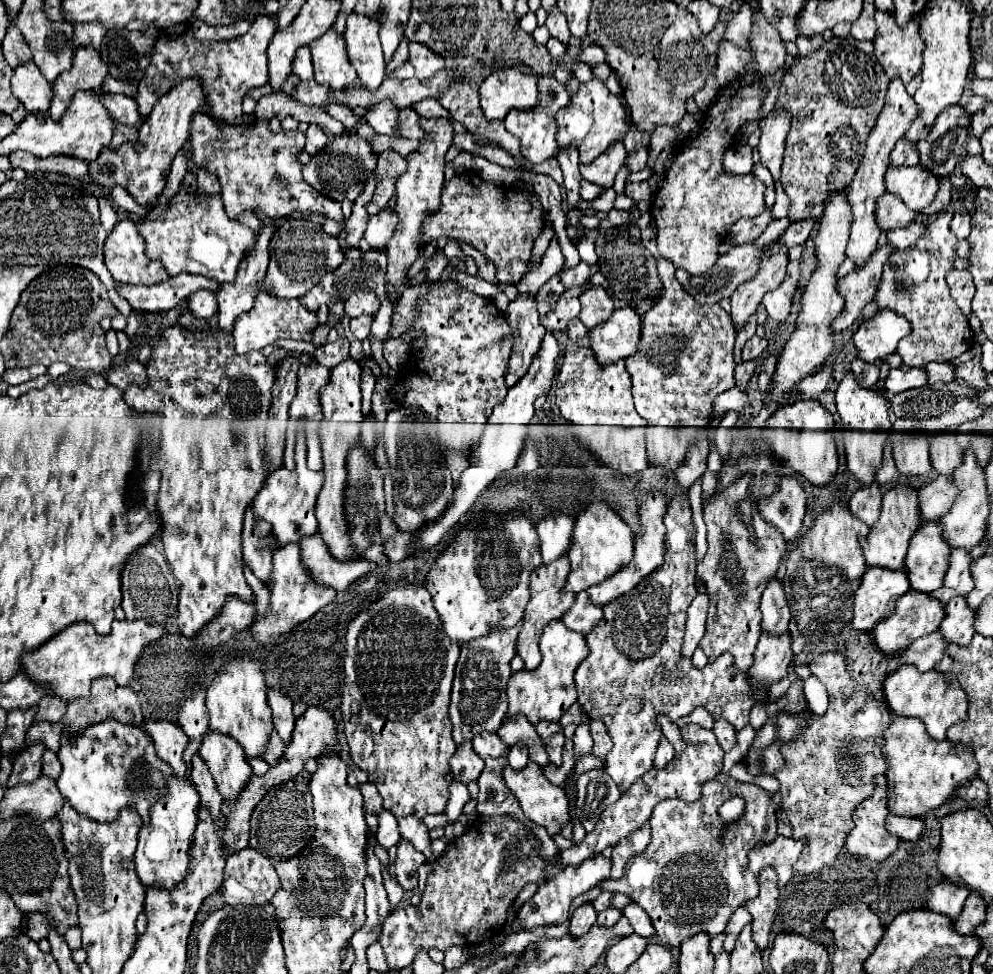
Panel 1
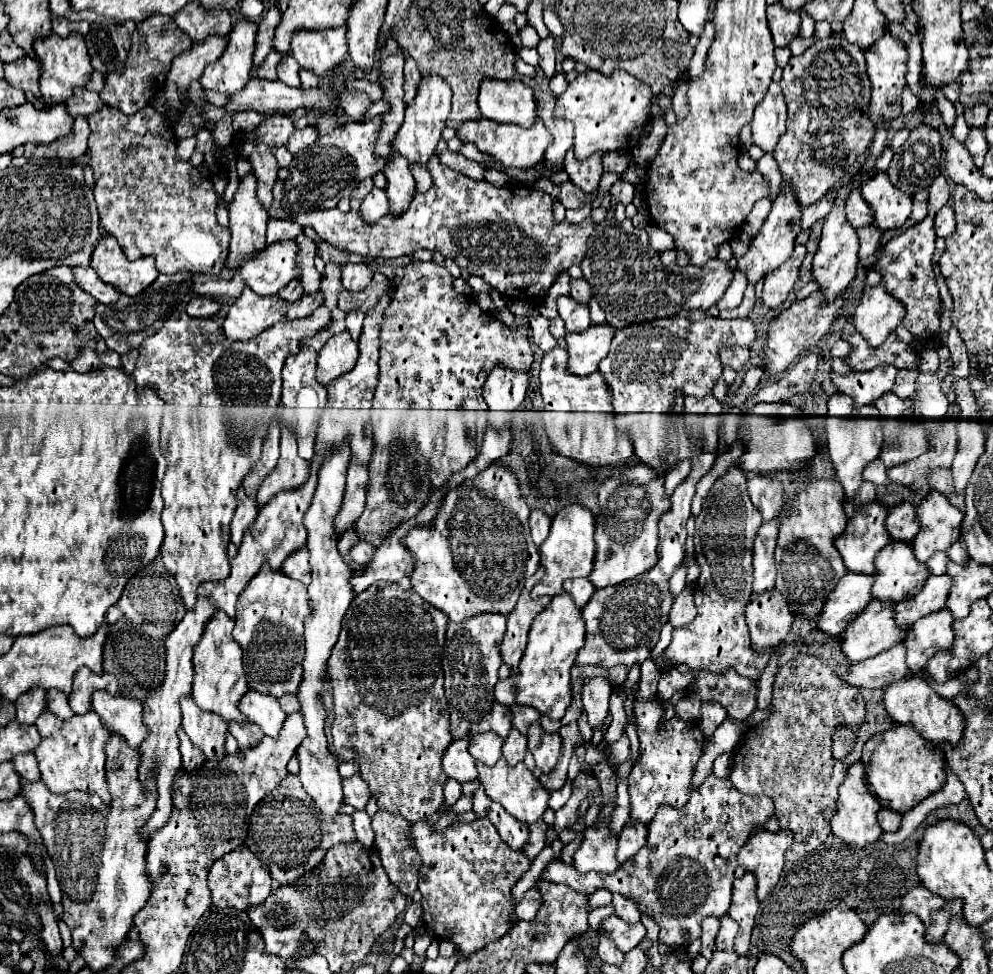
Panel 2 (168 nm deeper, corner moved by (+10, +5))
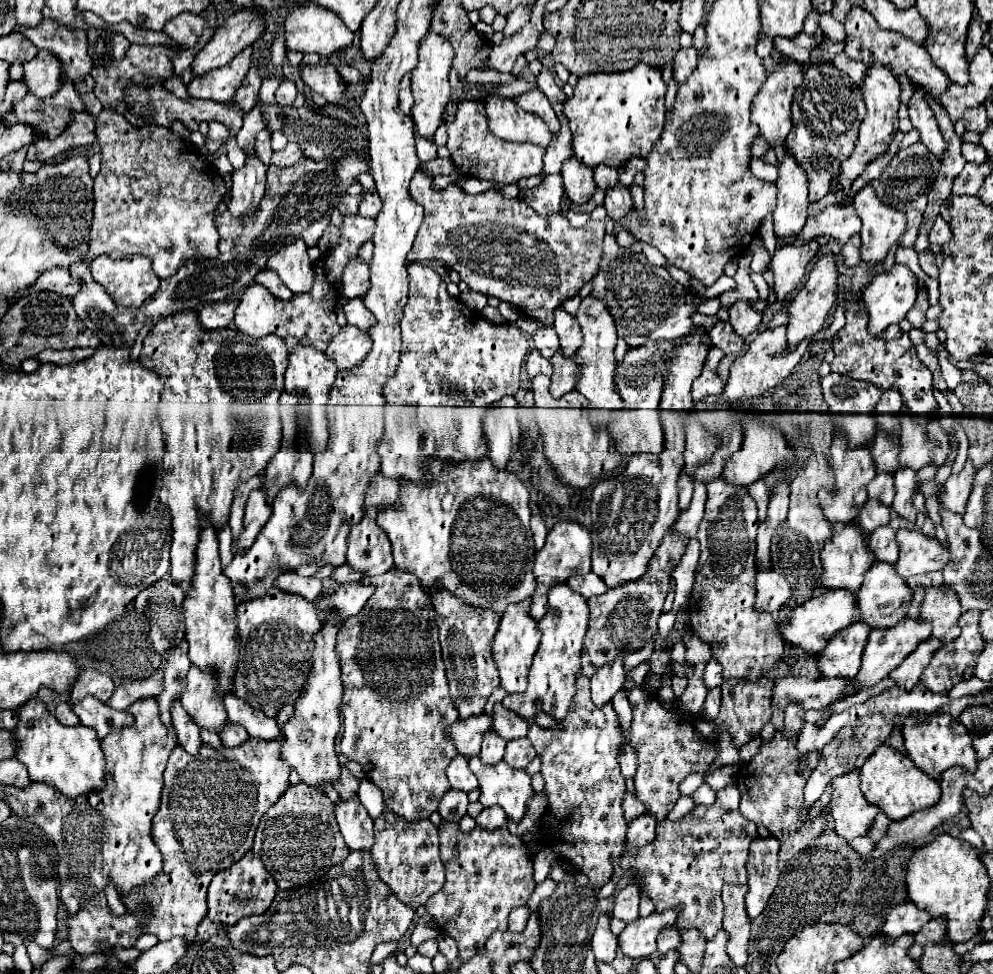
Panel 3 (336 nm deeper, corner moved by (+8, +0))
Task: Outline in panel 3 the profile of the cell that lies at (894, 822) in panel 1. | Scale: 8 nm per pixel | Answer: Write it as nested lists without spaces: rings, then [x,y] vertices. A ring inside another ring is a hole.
[[[879,811],[879,815],[873,819],[873,823],[871,823],[871,831],[869,831],[869,839],[871,841],[879,841],[881,837],[885,837],[887,835],[887,827],[889,827],[889,819],[887,819],[887,815],[883,815],[883,811]]]

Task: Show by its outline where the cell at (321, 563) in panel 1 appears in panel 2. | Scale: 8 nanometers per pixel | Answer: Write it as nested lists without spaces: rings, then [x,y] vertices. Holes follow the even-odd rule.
[[[305,546],[301,550],[295,550],[281,566],[281,570],[289,576],[289,578],[295,578],[299,580],[301,584],[309,584],[311,580],[311,574],[309,574],[309,562],[307,562],[307,550]]]

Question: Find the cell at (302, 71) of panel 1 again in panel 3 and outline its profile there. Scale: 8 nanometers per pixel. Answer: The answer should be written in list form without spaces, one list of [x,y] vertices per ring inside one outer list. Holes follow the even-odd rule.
[[[285,79],[285,81],[279,85],[277,93],[275,93],[277,105],[291,105],[291,103],[295,101],[295,97],[297,97],[297,87],[295,87],[295,83],[291,83],[291,81]]]

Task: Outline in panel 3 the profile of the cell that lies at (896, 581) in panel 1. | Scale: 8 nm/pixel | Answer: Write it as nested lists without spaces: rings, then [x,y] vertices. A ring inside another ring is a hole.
[[[825,591],[819,597],[811,597],[805,603],[801,603],[799,607],[793,609],[793,613],[787,617],[787,621],[779,627],[779,637],[801,649],[803,653],[811,653],[817,655],[819,651],[823,651],[823,647],[827,645],[827,639],[831,635],[835,635],[835,631],[841,631],[843,627],[849,627],[851,623],[855,623],[857,619],[857,605],[855,605],[855,595],[849,591]]]

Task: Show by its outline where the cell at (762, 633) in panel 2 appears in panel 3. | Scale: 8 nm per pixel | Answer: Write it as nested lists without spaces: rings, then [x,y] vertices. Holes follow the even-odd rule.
[[[757,571],[757,611],[777,615],[791,597],[791,585],[775,571]]]

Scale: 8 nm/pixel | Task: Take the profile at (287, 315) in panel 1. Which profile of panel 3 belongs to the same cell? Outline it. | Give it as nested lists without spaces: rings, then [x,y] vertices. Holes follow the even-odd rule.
[[[343,215],[339,243],[331,251],[325,251],[313,265],[313,271],[315,271],[313,289],[307,293],[295,293],[289,301],[279,301],[263,285],[257,285],[257,283],[249,285],[235,311],[237,329],[251,337],[265,337],[273,333],[285,339],[291,335],[301,345],[313,345],[319,351],[325,351],[331,337],[335,337],[335,333],[341,331],[341,327],[335,321],[335,307],[339,299],[343,267],[359,251],[361,243],[372,239],[374,231],[375,221],[373,219],[365,219],[361,215]]]

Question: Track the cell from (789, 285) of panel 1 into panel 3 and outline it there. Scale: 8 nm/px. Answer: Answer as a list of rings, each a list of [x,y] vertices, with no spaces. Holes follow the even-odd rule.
[[[811,241],[807,245],[787,245],[775,251],[769,269],[775,275],[777,299],[785,299],[793,289],[799,287],[809,261],[817,255],[819,243]]]

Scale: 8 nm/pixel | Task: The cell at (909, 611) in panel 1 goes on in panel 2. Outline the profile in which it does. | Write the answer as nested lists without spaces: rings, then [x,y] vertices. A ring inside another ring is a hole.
[[[869,602],[869,606],[843,632],[843,650],[851,662],[861,662],[889,650],[905,640],[907,630],[901,630],[893,618],[895,604]]]

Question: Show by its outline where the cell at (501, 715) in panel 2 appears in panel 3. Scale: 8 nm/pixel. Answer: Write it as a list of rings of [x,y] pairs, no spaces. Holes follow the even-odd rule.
[[[477,715],[471,719],[459,719],[447,727],[447,737],[455,743],[455,749],[463,757],[479,755],[483,733],[491,729],[491,715]]]

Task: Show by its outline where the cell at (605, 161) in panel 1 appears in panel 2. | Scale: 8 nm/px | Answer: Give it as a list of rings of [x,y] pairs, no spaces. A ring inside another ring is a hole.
[[[569,150],[563,168],[567,170],[567,174],[575,186],[579,186],[583,192],[595,192],[601,176],[603,176],[601,158],[603,158],[603,154],[593,154],[587,160],[577,162],[577,158],[573,156],[573,150]]]

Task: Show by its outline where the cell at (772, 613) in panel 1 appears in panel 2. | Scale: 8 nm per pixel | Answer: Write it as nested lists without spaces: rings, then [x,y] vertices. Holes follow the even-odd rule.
[[[767,522],[759,528],[753,544],[753,594],[771,590],[775,586],[775,542],[777,542],[779,522]]]

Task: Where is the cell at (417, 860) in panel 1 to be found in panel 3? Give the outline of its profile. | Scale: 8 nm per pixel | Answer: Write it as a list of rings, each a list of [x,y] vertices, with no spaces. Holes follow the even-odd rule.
[[[383,809],[375,819],[375,843],[371,847],[371,857],[379,879],[387,883],[397,899],[411,909],[425,905],[427,899],[445,883],[445,865],[439,859],[437,827],[429,819],[405,821],[391,809]]]

